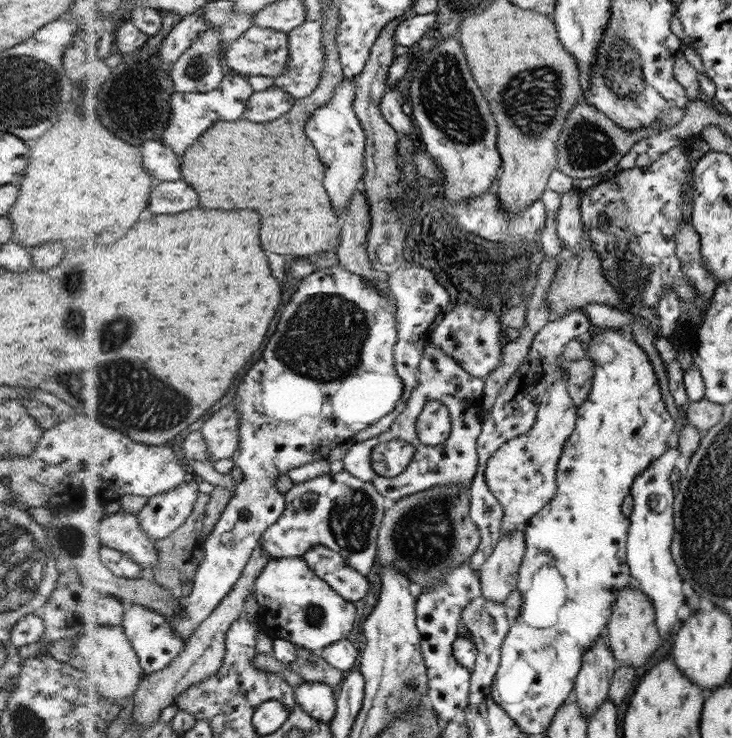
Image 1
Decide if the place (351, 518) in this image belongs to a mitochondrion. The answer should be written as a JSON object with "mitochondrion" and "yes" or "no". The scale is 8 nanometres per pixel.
{"mitochondrion":"yes"}

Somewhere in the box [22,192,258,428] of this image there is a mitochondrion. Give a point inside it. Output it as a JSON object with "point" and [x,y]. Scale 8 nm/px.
{"point":[74,281]}

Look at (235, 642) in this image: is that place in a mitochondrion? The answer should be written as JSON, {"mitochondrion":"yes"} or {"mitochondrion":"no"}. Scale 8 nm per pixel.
{"mitochondrion":"no"}

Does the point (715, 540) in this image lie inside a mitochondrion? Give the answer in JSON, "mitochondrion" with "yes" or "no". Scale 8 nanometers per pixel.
{"mitochondrion":"yes"}

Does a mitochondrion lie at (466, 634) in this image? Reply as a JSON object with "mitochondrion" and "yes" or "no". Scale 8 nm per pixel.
{"mitochondrion":"no"}

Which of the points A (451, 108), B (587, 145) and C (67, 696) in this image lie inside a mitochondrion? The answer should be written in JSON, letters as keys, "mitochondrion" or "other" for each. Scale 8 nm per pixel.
{"A":"mitochondrion","B":"mitochondrion","C":"other"}

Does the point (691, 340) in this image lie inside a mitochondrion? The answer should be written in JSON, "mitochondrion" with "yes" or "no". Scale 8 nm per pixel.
{"mitochondrion":"no"}

